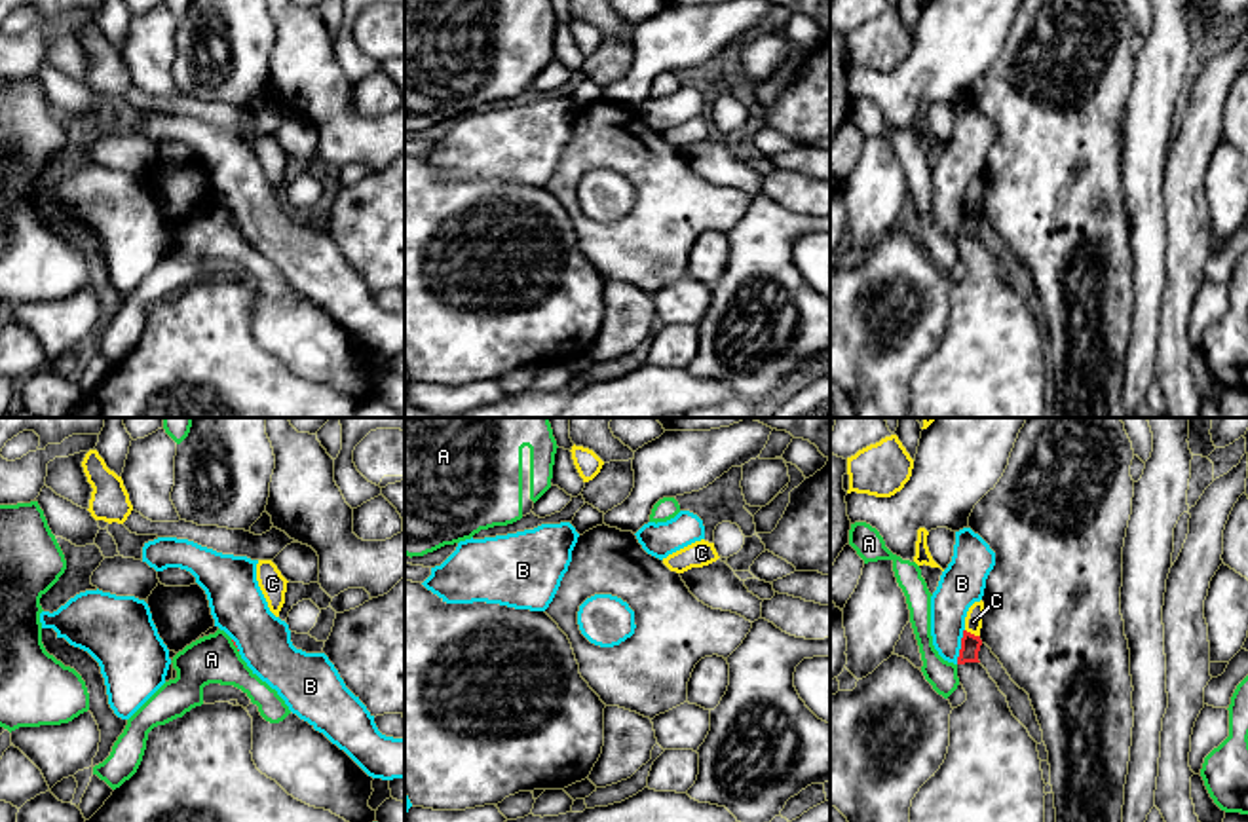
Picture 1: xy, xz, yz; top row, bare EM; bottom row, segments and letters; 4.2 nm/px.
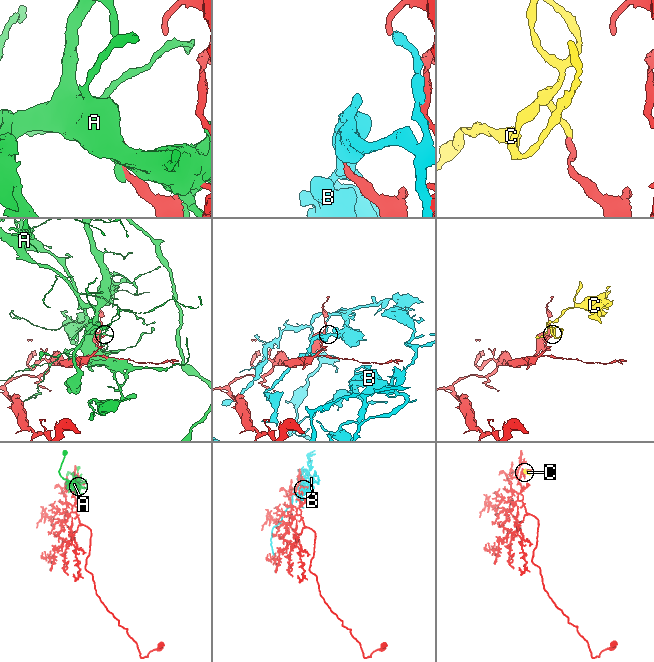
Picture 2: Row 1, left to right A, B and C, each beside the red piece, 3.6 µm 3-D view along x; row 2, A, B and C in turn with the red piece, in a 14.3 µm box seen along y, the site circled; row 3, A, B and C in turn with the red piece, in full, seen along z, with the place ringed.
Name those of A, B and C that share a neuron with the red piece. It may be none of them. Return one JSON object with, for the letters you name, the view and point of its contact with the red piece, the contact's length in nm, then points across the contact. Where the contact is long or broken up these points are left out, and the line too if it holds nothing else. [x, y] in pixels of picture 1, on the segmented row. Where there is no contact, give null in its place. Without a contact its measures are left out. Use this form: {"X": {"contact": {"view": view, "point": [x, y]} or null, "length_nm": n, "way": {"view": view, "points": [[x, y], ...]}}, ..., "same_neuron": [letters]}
{"same_neuron": []}

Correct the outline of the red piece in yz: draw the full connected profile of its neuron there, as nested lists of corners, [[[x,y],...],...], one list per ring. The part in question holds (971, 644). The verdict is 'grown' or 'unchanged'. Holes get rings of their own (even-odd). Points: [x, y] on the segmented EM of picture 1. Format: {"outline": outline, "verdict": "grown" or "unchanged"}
{"outline": [[[963,630],[957,664],[980,663],[980,661],[978,661],[980,645],[982,645],[980,636],[974,636],[974,634]]], "verdict": "unchanged"}

